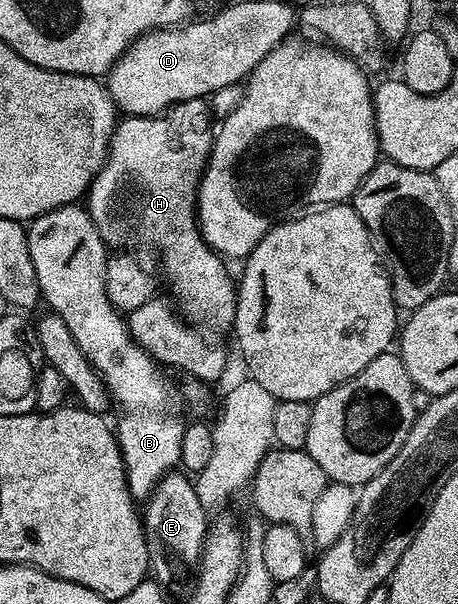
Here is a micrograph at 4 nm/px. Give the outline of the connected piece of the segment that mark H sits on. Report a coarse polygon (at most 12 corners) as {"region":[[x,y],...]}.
{"region":[[210,103],[122,117],[89,183],[106,247],[161,249],[190,323],[232,327],[235,278],[203,241]]}

